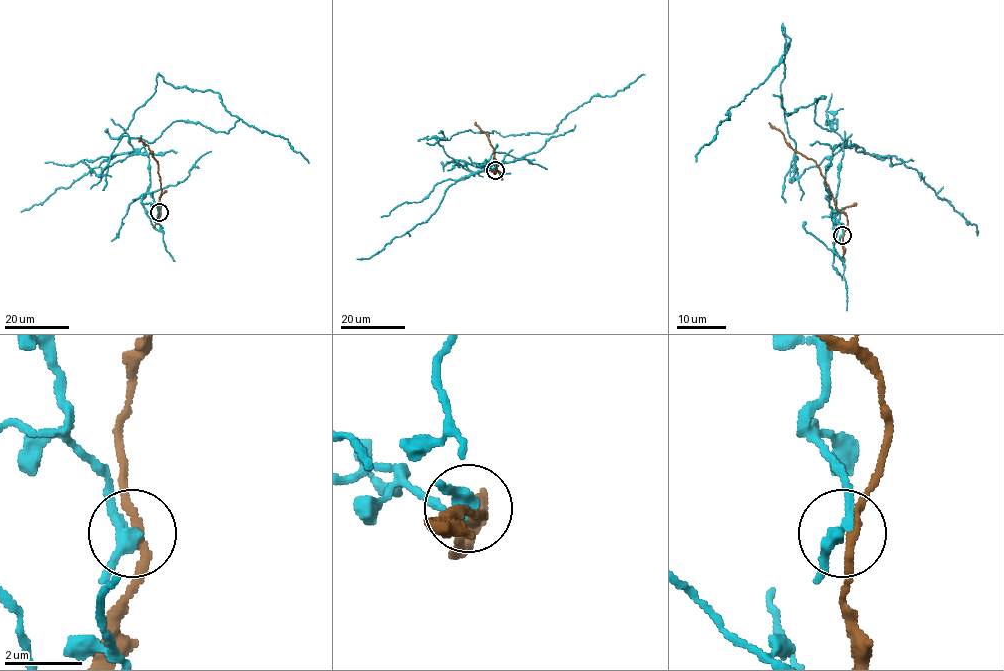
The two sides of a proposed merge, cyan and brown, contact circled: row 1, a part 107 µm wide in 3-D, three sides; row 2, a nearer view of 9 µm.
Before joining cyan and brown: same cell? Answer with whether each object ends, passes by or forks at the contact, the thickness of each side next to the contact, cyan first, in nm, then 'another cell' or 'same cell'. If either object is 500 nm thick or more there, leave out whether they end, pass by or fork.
cyan passes by; brown passes by; calibres 320 and 200 nm; another cell

